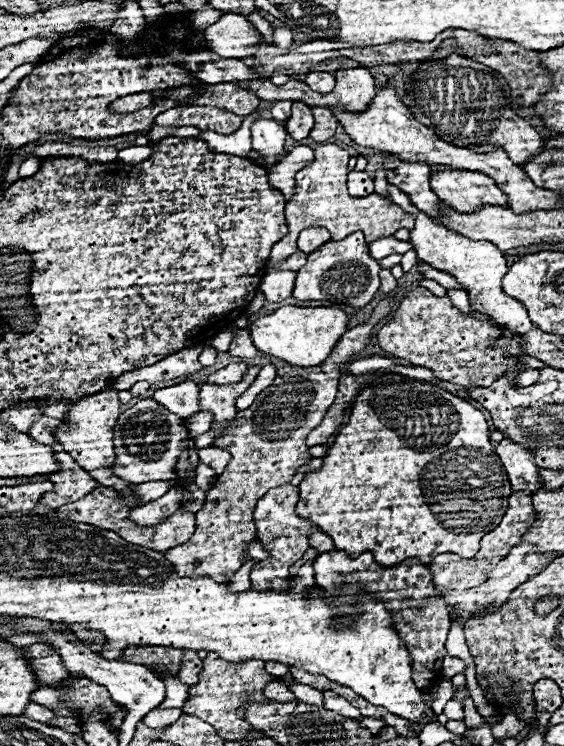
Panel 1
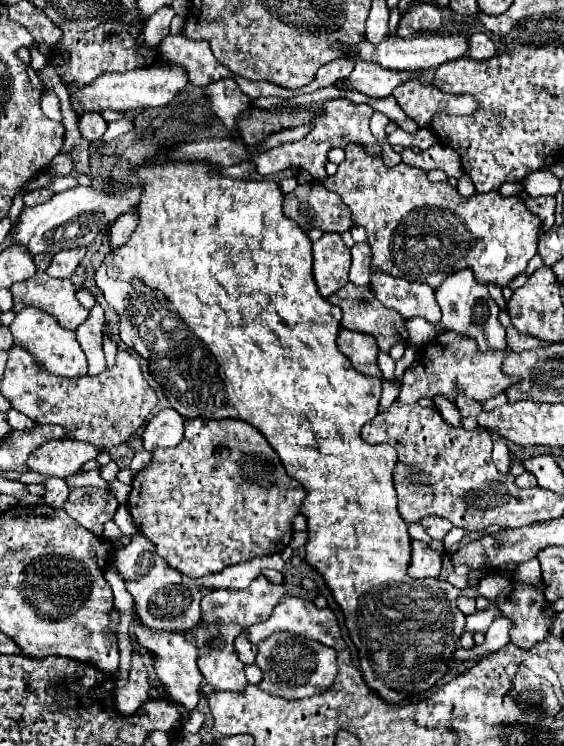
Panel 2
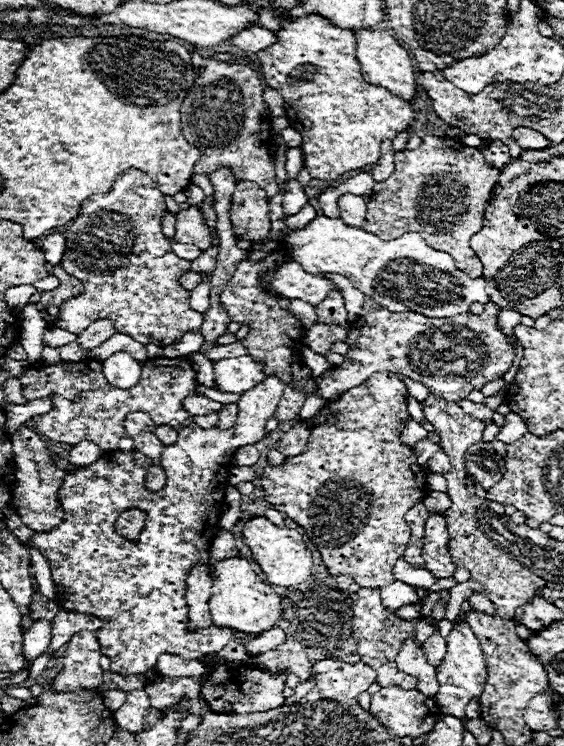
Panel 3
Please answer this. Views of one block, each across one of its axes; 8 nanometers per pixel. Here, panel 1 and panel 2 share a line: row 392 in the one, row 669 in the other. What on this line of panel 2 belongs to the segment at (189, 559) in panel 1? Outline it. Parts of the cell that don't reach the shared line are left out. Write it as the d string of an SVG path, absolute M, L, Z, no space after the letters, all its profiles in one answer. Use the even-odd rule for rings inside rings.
M274 632L272 636L268 636L266 640L258 644L256 666L264 674L258 688L264 690L266 694L284 698L286 686L302 686L296 692L312 694L314 690L310 686L330 686L332 684L334 674L336 674L336 652L320 642L298 638L296 634L290 634L290 632ZM286 666L296 666L296 668L286 668Z

